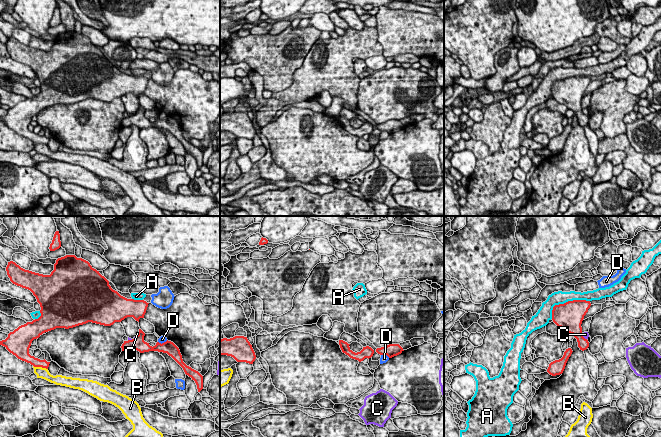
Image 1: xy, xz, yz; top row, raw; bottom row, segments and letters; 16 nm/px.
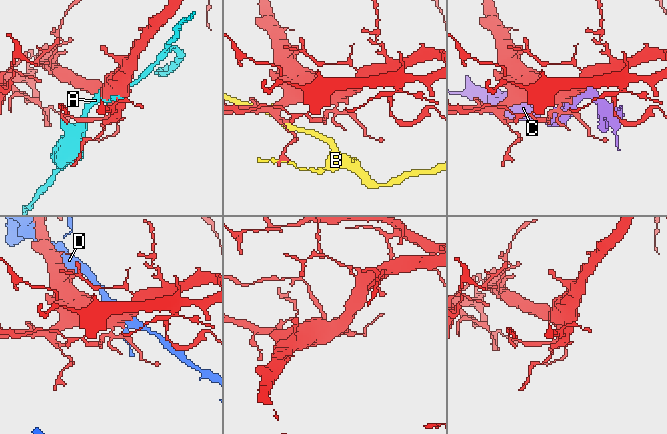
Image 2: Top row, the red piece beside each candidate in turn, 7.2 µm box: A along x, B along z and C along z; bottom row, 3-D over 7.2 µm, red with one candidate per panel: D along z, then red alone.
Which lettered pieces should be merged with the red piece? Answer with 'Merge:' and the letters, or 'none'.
Merge: none

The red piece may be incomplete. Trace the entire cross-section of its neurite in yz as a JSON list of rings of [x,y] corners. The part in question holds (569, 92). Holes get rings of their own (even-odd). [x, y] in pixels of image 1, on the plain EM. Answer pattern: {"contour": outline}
{"contour": [[[573,76],[564,80],[555,81],[552,86],[552,96],[558,102],[573,110],[577,115],[578,123],[584,127],[589,118],[582,111],[582,97],[588,88],[591,79],[586,76]]]}

